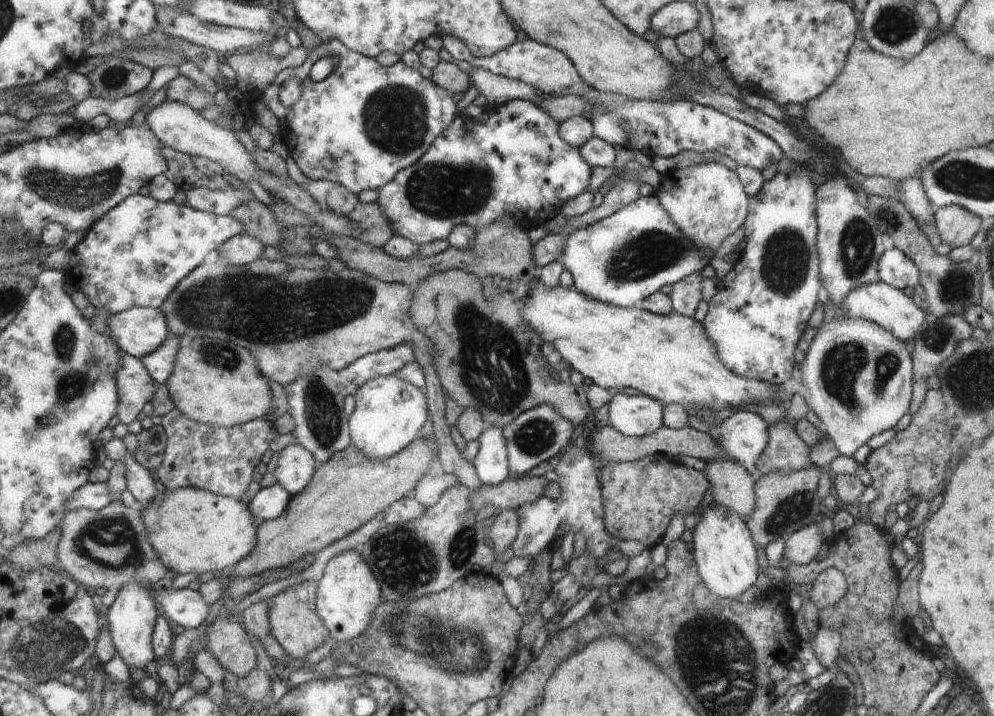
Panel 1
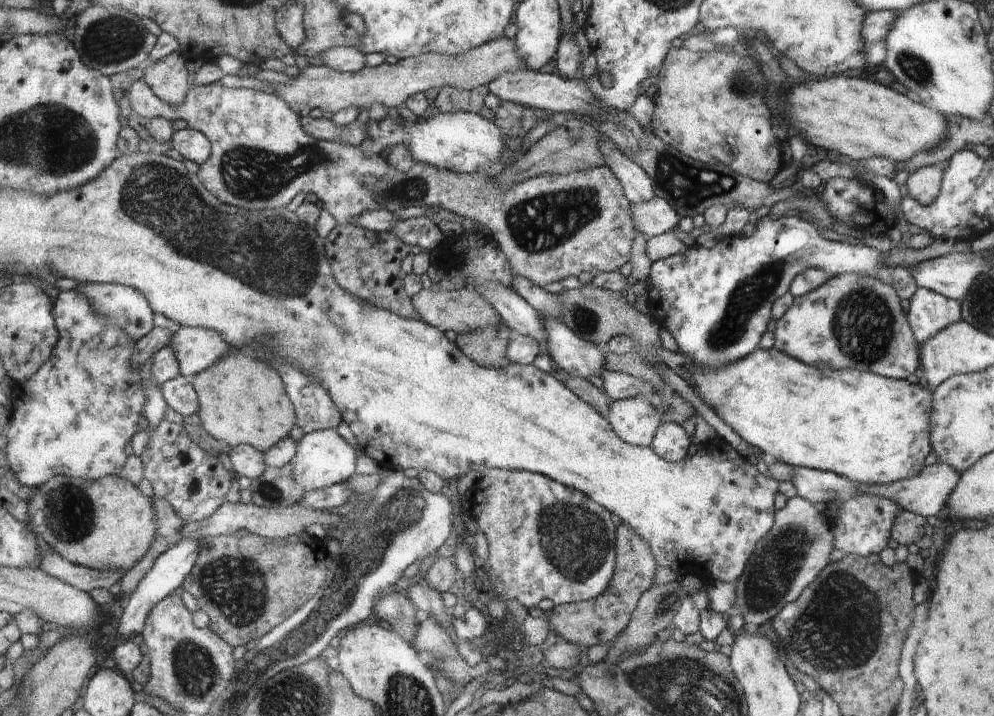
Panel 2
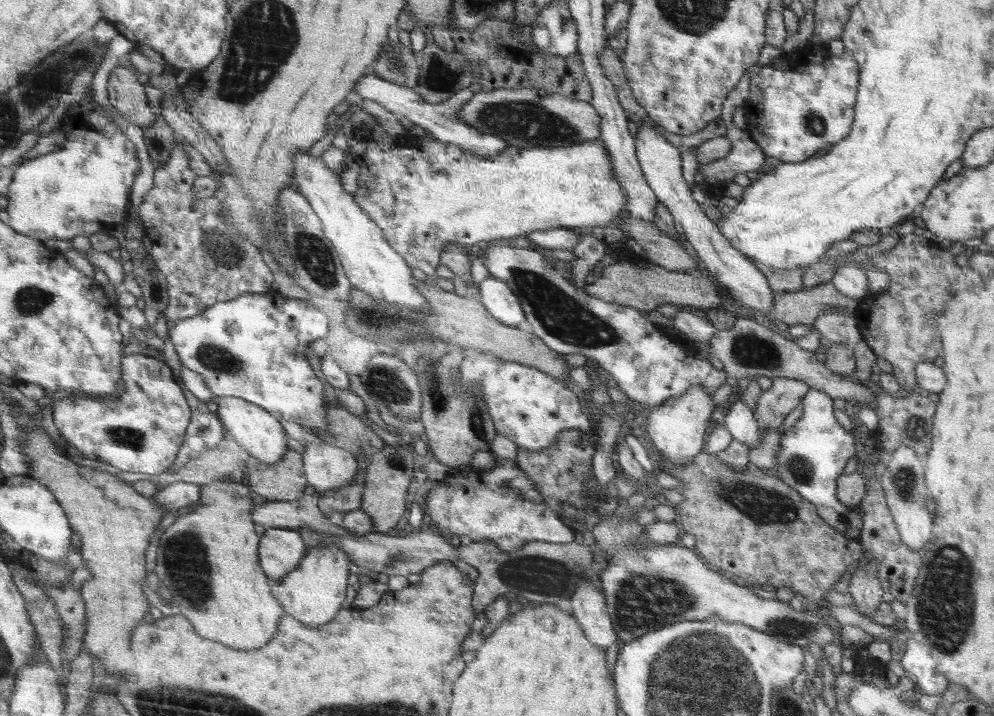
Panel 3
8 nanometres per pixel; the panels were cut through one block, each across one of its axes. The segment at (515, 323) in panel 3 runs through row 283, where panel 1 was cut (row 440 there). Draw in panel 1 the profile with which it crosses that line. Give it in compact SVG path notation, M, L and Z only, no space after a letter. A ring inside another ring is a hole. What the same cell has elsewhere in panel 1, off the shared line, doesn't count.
M492 426L484 429L479 439L480 447L472 462L476 476L482 485L498 486L510 477L504 427Z

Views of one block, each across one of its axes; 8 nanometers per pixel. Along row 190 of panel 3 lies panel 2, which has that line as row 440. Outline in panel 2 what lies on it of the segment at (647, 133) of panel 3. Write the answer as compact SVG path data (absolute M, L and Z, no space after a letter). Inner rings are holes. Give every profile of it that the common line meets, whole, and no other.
M663 422L657 430L651 447L663 459L677 463L688 458L692 452L692 446L691 436L682 425Z

